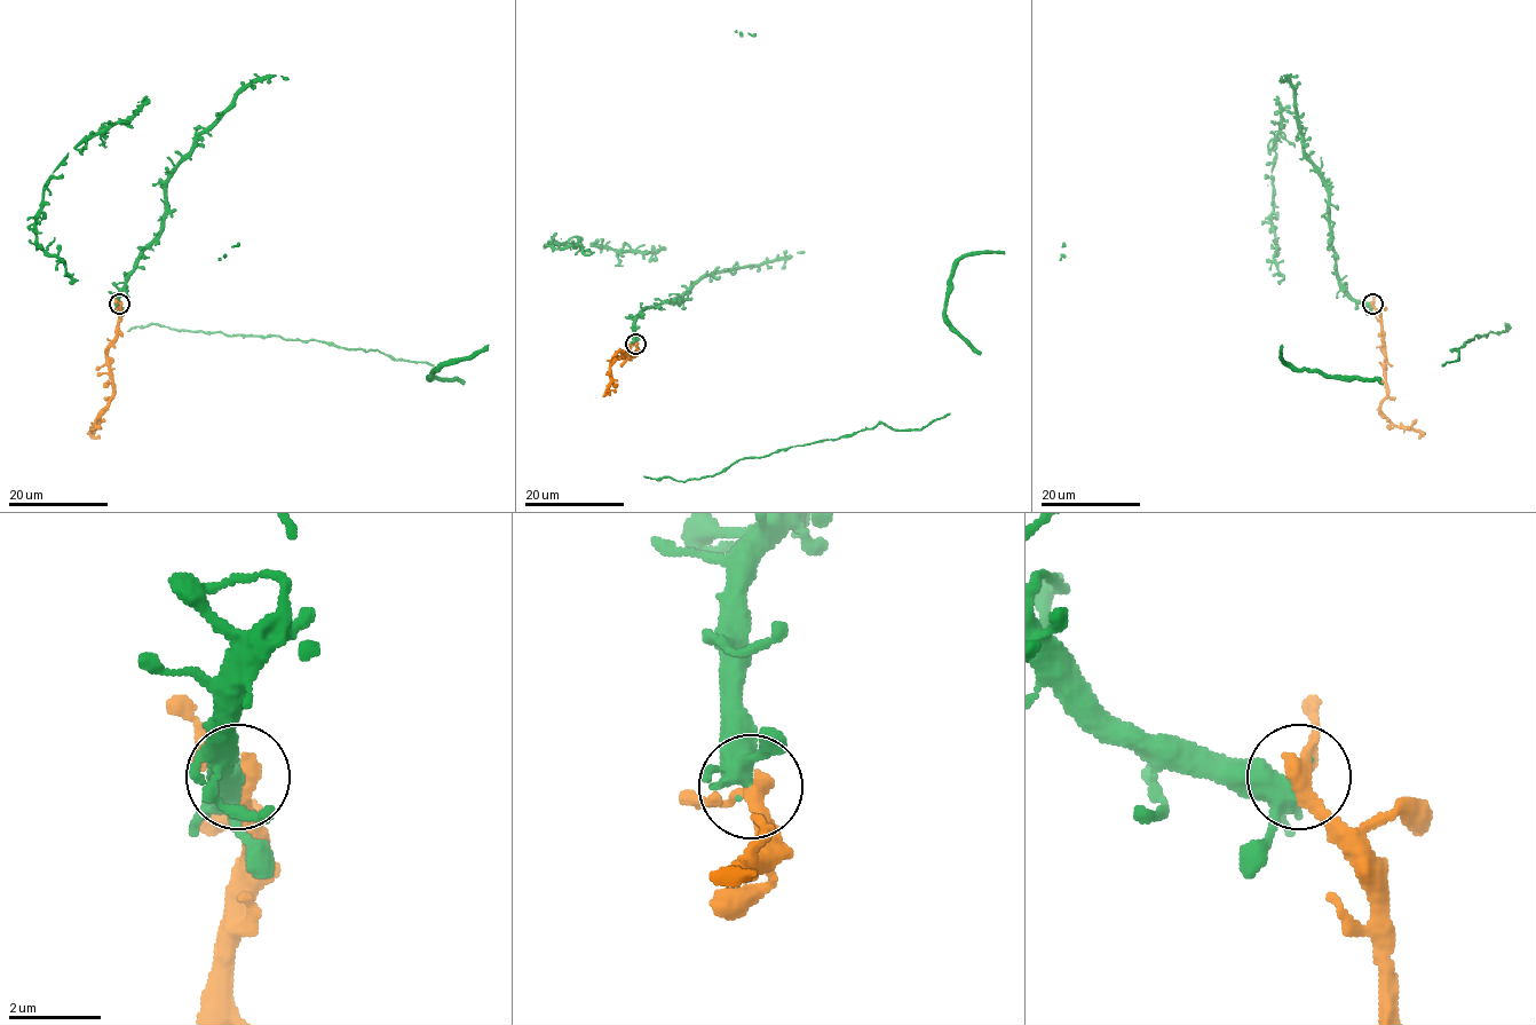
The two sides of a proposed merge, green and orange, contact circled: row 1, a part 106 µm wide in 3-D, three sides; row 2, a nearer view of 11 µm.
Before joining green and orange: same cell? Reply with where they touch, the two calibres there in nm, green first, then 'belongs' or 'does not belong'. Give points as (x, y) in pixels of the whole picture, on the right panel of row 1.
at (1372, 304); 360 nm thick on the green side, 360 nm on the other; belongs

